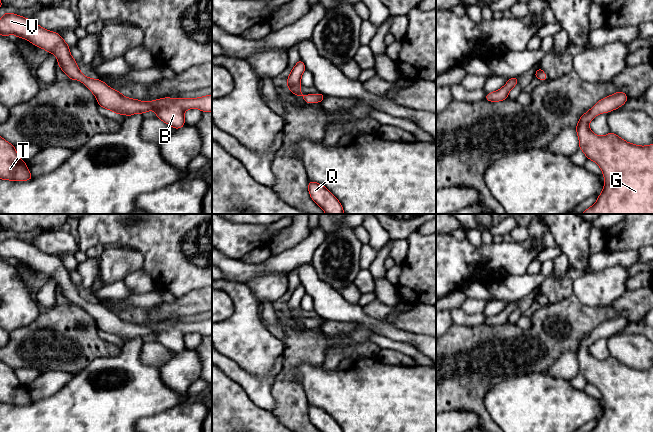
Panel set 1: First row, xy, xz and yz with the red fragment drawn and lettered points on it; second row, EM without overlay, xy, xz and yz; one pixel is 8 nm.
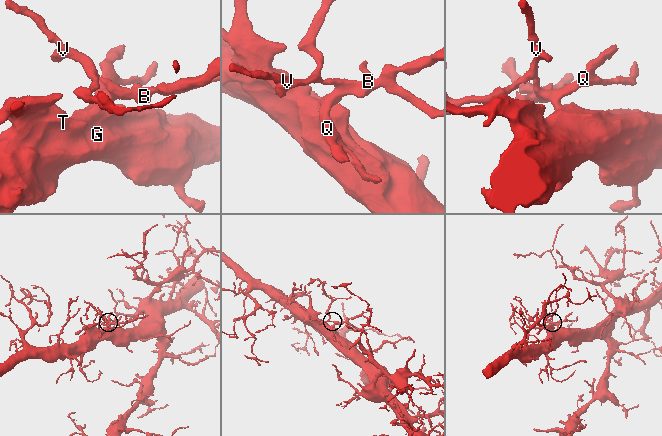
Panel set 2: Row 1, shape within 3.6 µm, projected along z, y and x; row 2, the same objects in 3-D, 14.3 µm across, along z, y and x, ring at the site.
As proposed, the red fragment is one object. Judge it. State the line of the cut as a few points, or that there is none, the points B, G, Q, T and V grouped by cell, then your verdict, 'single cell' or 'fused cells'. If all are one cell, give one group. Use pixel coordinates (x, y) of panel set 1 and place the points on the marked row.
no cut; B G Q T V; single cell

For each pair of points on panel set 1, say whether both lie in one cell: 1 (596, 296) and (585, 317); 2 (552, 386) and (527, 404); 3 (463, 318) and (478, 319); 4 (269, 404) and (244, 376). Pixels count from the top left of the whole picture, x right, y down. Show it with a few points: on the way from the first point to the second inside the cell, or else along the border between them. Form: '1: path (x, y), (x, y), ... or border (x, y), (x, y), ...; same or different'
1: border (573, 293), (592, 306), (614, 302); different
2: path (546, 392), (533, 404); same
3: path (467, 319), (474, 319); same
4: path (262, 397), (250, 383); same

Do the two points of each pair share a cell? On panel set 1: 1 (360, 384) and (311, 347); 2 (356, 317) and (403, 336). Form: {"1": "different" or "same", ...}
{"1": "different", "2": "same"}

